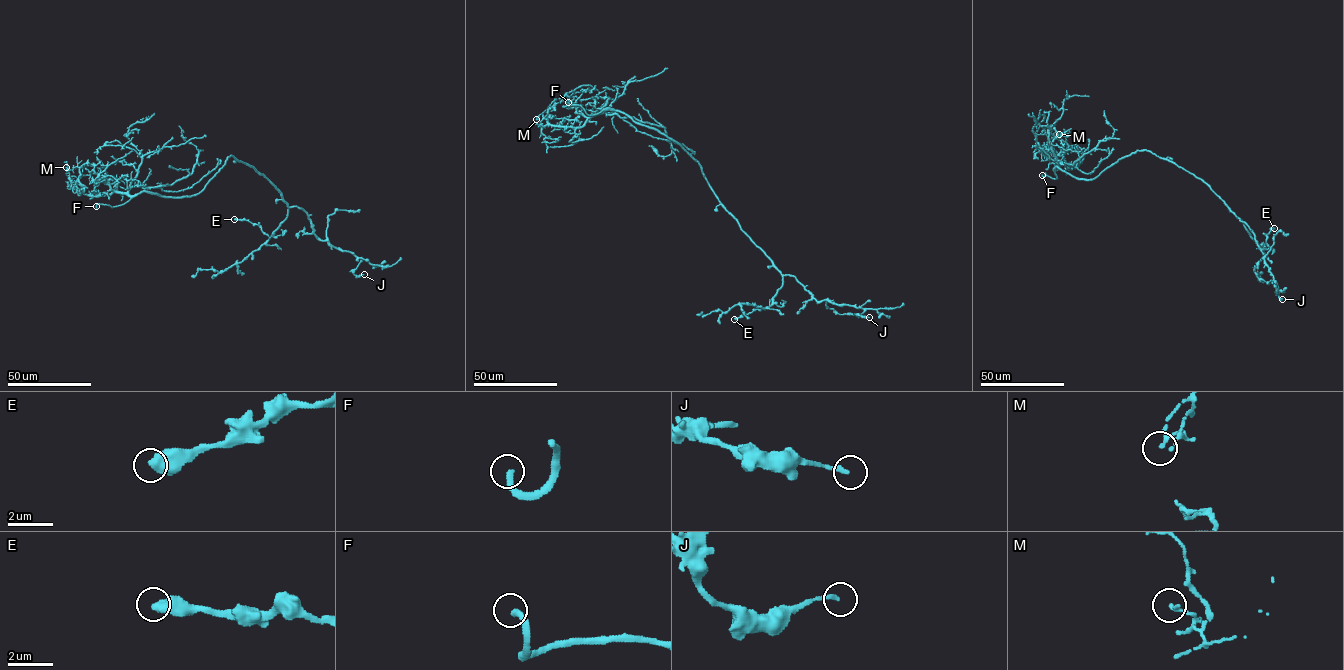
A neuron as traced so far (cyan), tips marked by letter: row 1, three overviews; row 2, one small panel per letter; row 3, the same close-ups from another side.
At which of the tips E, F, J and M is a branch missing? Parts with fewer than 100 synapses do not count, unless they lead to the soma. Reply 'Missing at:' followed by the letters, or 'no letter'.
Missing at: F

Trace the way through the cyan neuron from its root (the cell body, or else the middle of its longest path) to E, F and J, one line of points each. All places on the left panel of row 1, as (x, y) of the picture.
E: (226, 160), (232, 155), (263, 175), (281, 193), (288, 208), (286, 218), (270, 237), (256, 224), (234, 219)
F: (226, 160), (197, 193), (168, 197), (142, 191), (118, 205), (96, 206)
J: (226, 160), (232, 155), (263, 175), (289, 207), (306, 213), (318, 238), (360, 258), (353, 274), (364, 274)

